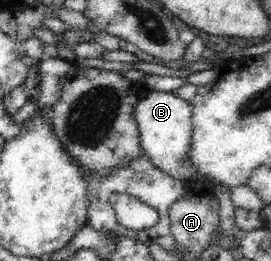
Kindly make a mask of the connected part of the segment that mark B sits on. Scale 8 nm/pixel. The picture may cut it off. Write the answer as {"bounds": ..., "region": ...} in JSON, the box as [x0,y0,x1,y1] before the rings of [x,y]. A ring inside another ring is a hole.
{"bounds":[134,92,198,180],"region":[[[150,92],[134,108],[134,119],[139,129],[140,154],[145,155],[157,168],[179,180],[197,180],[198,170],[188,163],[188,150],[193,130],[192,105],[181,100],[175,92]]]}

